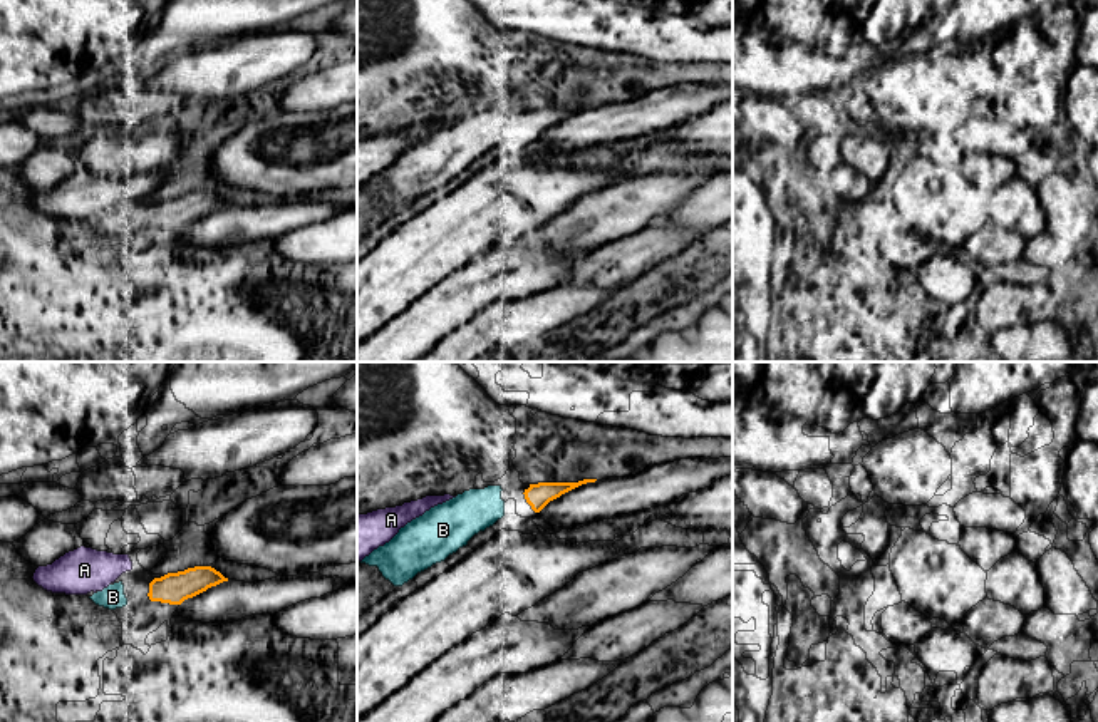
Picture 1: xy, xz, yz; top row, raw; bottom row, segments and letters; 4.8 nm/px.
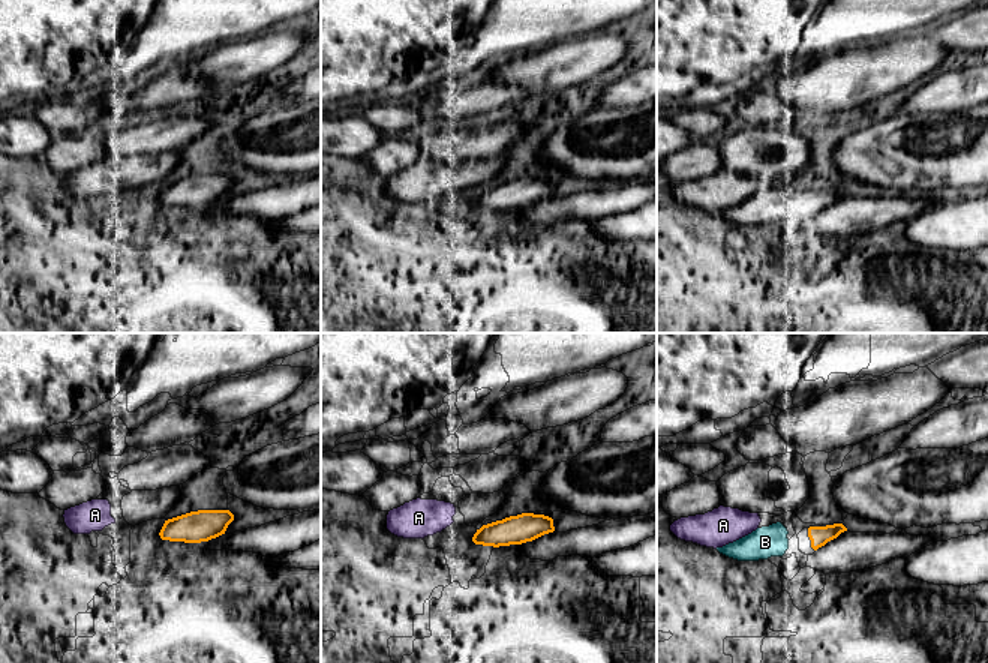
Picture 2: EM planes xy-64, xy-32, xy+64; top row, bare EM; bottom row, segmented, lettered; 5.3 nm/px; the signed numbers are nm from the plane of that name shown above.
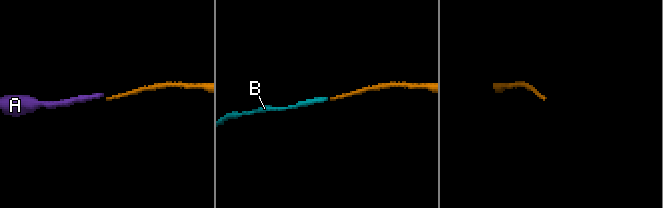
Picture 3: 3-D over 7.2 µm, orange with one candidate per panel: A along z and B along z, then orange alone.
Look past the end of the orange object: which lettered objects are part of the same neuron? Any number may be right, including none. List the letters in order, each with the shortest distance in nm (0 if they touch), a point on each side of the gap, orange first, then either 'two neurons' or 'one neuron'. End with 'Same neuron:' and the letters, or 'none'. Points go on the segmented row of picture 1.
A: gap 110 nm; span xy (150, 583), (131, 568); two neurons
B: gap 100 nm; span xz (523, 493), (503, 501); one neuron
Same neuron: B

